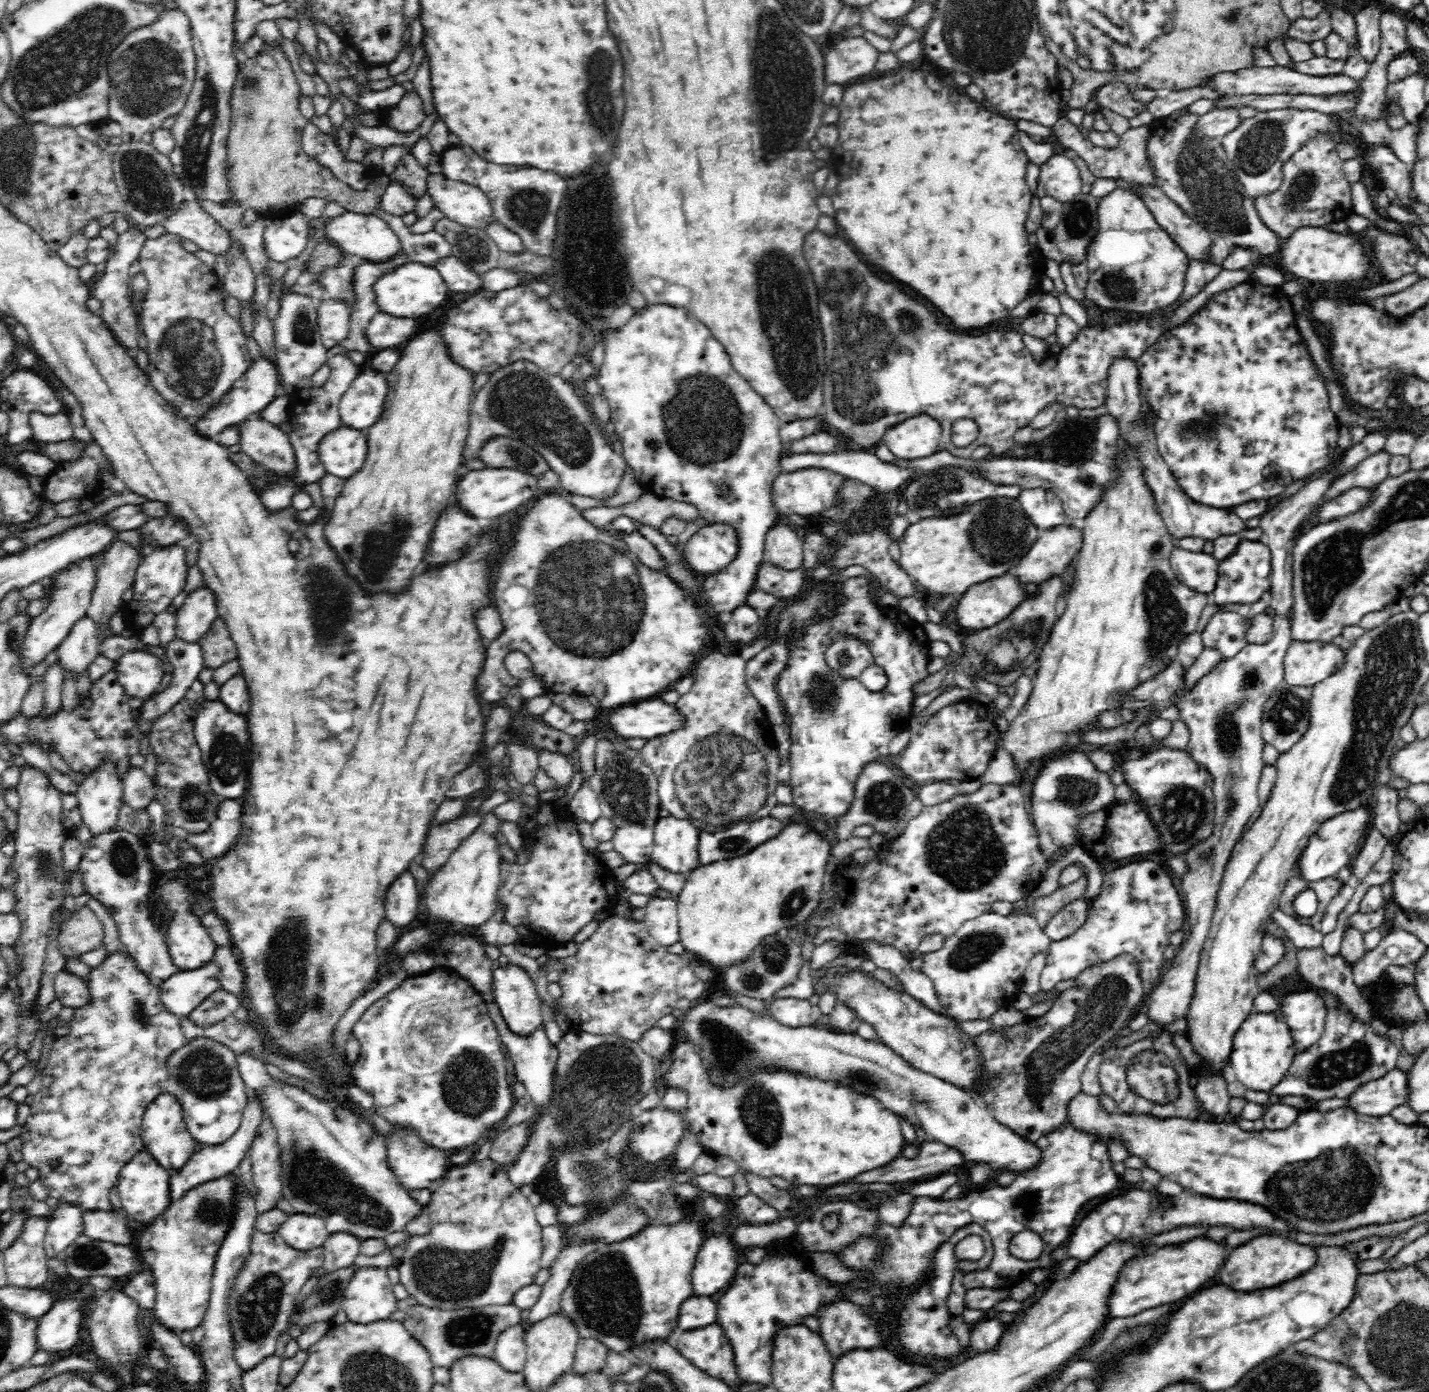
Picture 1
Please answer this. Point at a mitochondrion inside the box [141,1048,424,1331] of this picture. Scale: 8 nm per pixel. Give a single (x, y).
(314, 1181)

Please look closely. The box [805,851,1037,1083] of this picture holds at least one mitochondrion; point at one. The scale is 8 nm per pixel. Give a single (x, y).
(979, 946)

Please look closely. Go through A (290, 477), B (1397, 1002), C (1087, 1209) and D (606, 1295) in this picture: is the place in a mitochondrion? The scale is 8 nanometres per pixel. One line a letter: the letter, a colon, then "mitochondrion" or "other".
A: other
B: other
C: other
D: mitochondrion

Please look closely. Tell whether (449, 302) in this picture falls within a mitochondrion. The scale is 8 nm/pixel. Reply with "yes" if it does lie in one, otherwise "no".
no

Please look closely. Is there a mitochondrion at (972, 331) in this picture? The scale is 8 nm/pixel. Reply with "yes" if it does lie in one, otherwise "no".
no

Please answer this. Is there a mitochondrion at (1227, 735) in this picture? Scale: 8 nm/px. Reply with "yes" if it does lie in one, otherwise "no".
yes

